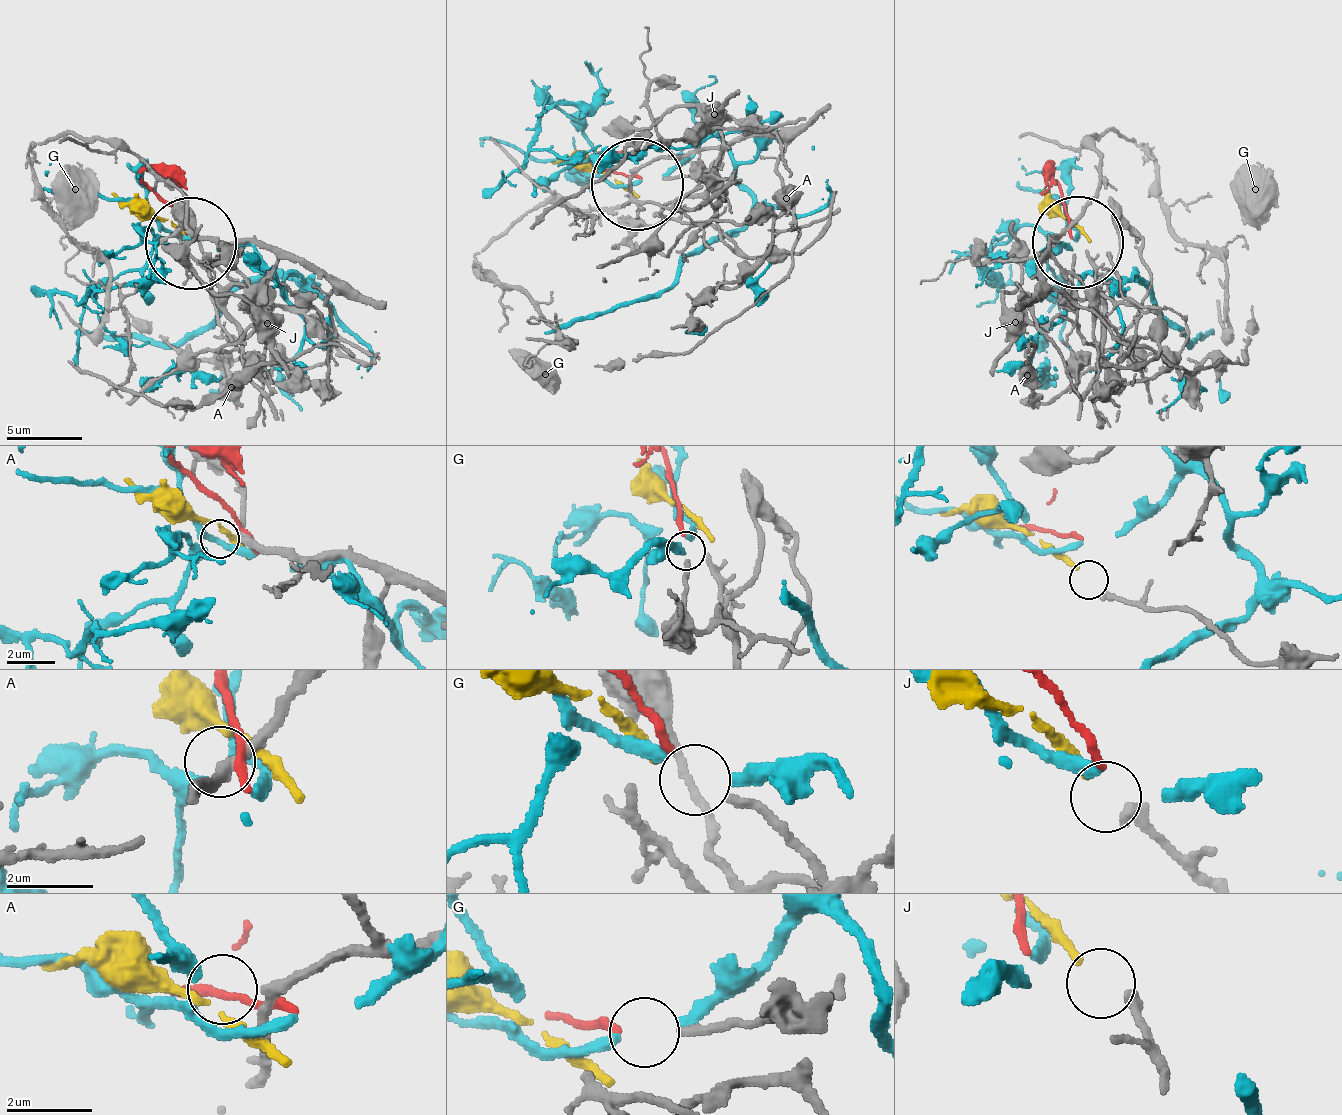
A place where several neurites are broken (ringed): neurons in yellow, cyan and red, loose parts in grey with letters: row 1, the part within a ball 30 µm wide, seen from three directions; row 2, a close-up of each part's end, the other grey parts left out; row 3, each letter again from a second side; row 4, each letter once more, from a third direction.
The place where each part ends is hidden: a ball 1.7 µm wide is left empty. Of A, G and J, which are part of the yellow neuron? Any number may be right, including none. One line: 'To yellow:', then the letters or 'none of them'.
To yellow: J

